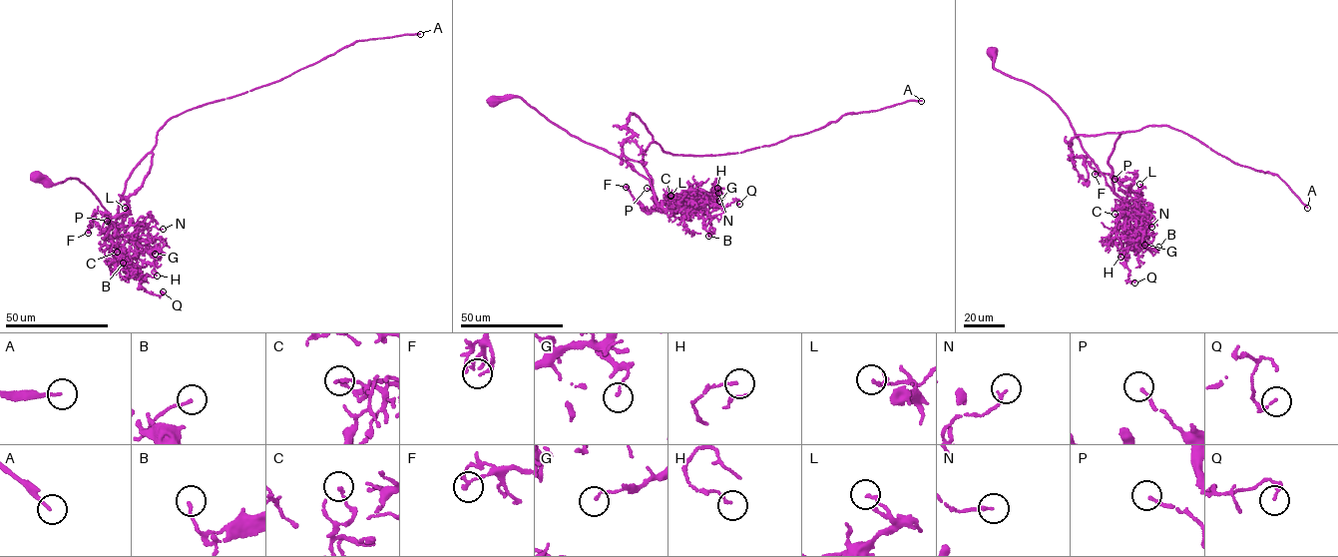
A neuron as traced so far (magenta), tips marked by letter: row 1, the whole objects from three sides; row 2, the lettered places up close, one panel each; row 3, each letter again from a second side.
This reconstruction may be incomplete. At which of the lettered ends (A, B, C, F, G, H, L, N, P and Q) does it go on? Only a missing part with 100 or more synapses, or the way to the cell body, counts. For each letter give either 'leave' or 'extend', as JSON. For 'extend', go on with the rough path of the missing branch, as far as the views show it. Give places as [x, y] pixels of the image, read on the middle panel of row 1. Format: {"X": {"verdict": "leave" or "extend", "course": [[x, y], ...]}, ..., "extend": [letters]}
{"A": {"verdict": "extend"}, "B": {"verdict": "leave"}, "C": {"verdict": "leave"}, "F": {"verdict": "leave"}, "G": {"verdict": "leave"}, "H": {"verdict": "leave"}, "L": {"verdict": "leave"}, "N": {"verdict": "leave"}, "P": {"verdict": "leave"}, "Q": {"verdict": "leave"}, "extend": ["A"]}

